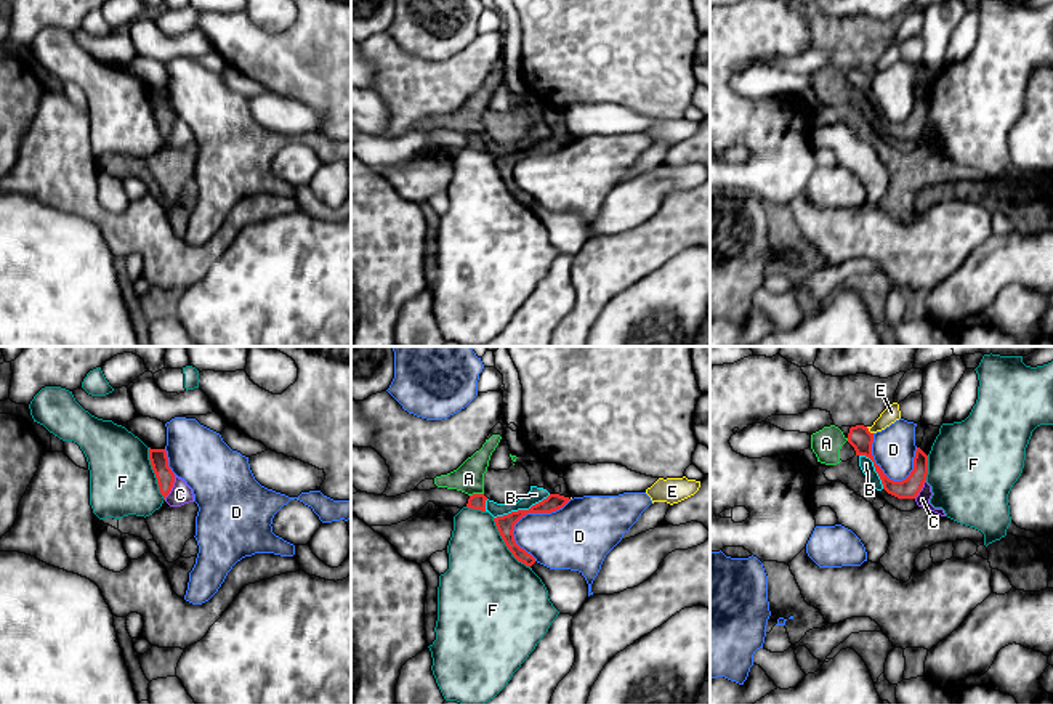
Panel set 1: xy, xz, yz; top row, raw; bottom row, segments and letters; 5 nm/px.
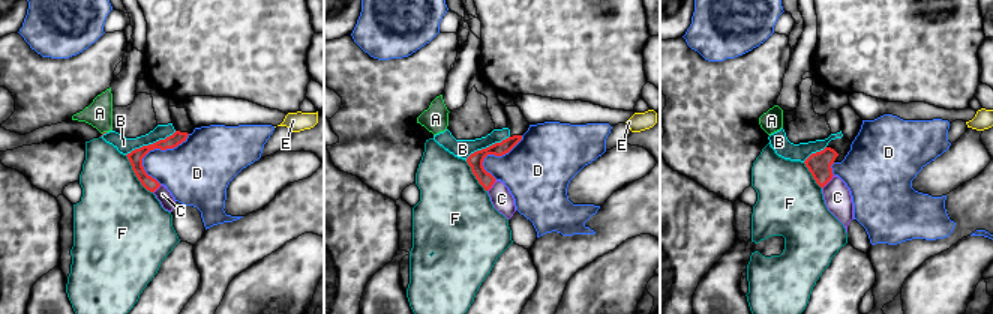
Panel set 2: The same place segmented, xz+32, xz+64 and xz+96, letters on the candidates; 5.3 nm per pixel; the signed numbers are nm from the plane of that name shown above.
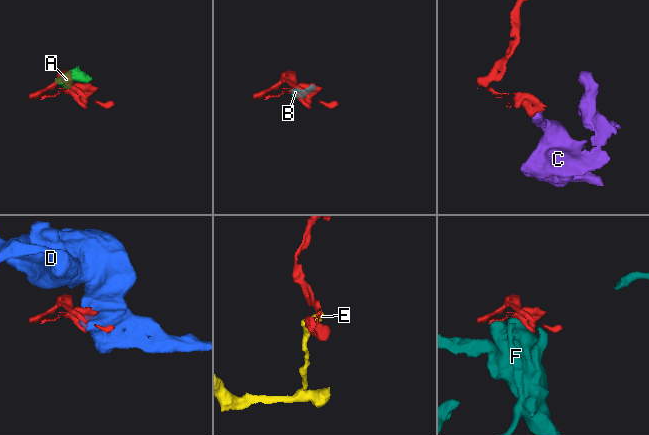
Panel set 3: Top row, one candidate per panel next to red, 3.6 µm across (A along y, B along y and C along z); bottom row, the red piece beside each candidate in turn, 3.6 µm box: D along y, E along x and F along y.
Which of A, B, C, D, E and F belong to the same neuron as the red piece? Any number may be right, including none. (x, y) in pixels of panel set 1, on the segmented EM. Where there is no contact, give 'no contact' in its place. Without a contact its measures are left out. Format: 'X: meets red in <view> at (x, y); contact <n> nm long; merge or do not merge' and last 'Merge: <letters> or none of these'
A: meets red in xz at (476, 494); contact 70 nm long; do not merge
B: meets red in xz at (521, 510); contact 320 nm long; do not merge
C: meets red in xy at (172, 486); contact 130 nm long; do not merge
D: meets red in xz at (524, 515); contact 360 nm long; do not merge
E: meets red in yz at (867, 430); contact 50 nm long; do not merge
F: meets red in xz at (505, 544); contact 320 nm long; do not merge
Merge: none of these

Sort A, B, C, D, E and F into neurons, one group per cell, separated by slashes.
A B / C / D / E / F

